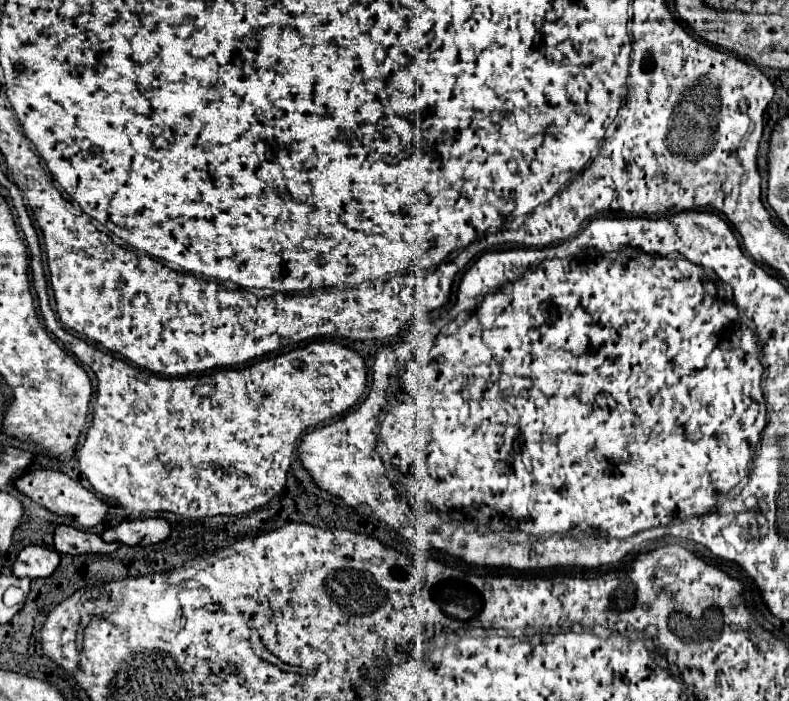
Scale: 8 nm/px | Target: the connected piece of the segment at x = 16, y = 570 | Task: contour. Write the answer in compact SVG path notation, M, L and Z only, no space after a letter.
M27 545L21 549L15 565L13 565L13 575L17 577L49 577L57 565L59 565L59 553L41 545Z

